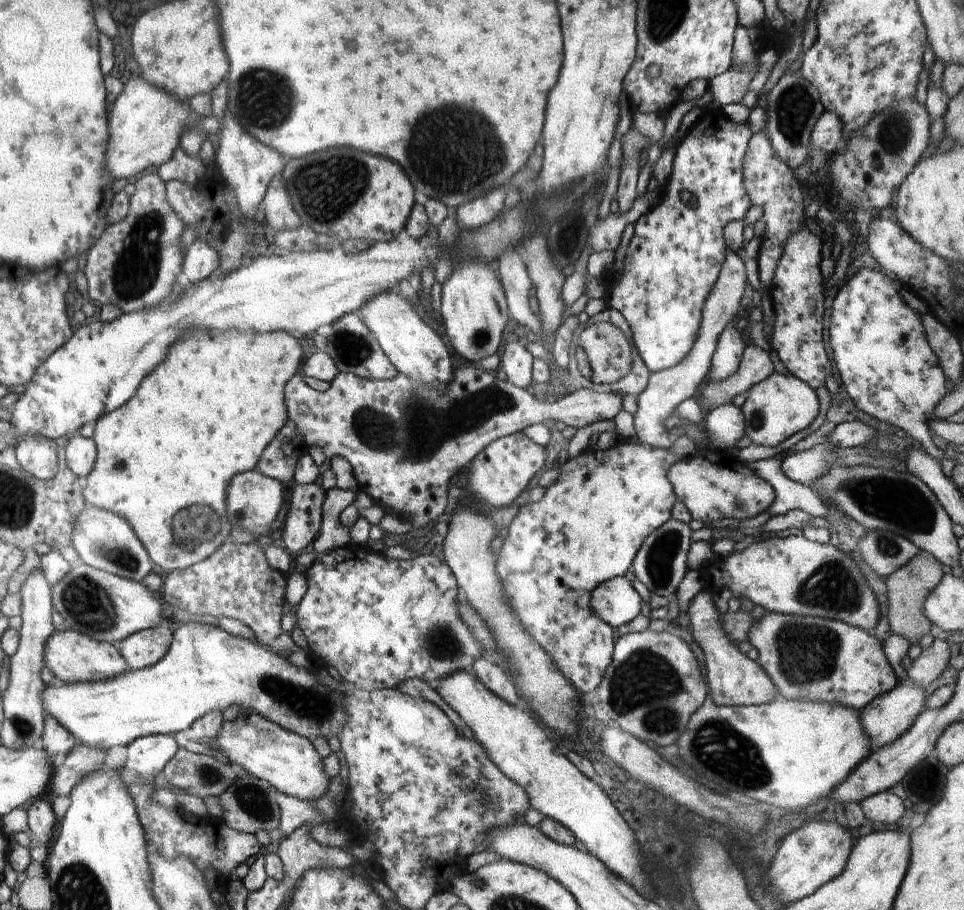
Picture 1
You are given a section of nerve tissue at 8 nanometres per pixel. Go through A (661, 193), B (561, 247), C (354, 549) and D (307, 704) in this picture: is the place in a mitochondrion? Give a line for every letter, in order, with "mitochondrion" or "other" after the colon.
A: other
B: mitochondrion
C: other
D: mitochondrion

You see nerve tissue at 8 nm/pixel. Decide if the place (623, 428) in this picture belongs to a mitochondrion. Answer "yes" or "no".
no

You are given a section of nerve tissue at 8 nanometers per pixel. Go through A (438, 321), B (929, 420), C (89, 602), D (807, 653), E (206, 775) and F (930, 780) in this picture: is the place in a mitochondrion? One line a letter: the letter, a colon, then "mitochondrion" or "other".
A: other
B: other
C: mitochondrion
D: mitochondrion
E: mitochondrion
F: other

